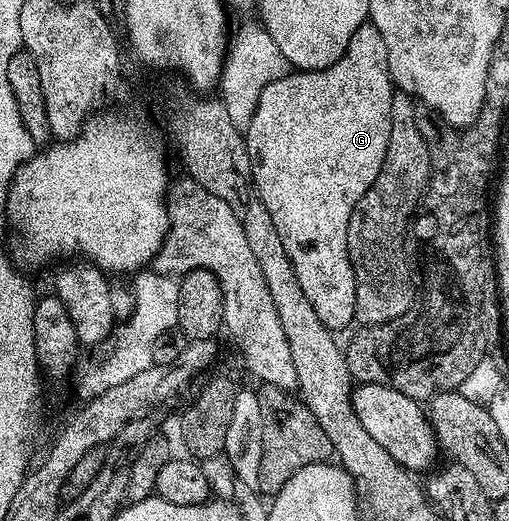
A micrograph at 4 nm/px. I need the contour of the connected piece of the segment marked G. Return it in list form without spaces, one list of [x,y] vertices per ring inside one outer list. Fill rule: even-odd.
[[[365,22],[362,27],[355,29],[355,37],[351,37],[351,45],[327,69],[318,71],[298,71],[294,70],[288,75],[284,75],[279,81],[271,81],[267,89],[259,97],[259,105],[255,109],[255,117],[251,117],[251,125],[244,128],[245,147],[249,150],[249,164],[253,174],[253,188],[257,190],[257,196],[267,205],[267,213],[271,213],[271,221],[275,225],[275,233],[283,237],[283,249],[287,249],[287,257],[291,257],[291,265],[295,269],[295,277],[299,277],[299,289],[311,301],[311,309],[319,316],[319,321],[328,327],[330,331],[340,332],[340,327],[351,324],[357,318],[355,309],[355,273],[349,260],[349,250],[347,249],[347,225],[351,221],[353,206],[371,189],[375,177],[379,177],[379,169],[383,169],[383,161],[387,157],[387,145],[391,137],[391,101],[395,94],[393,79],[389,75],[389,62],[387,61],[387,45],[383,41],[383,33],[375,29],[373,24]]]

